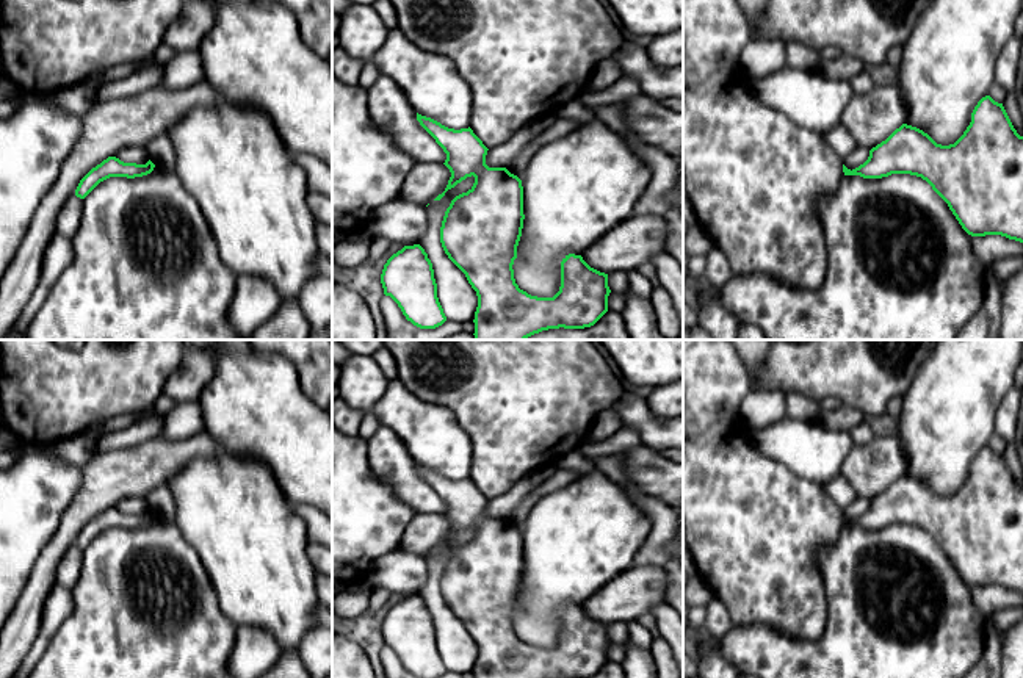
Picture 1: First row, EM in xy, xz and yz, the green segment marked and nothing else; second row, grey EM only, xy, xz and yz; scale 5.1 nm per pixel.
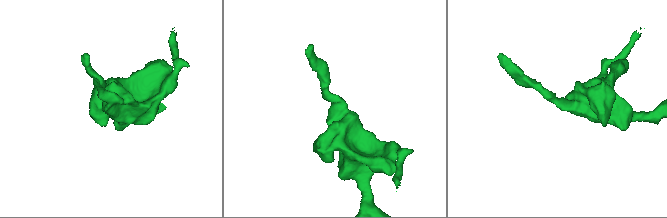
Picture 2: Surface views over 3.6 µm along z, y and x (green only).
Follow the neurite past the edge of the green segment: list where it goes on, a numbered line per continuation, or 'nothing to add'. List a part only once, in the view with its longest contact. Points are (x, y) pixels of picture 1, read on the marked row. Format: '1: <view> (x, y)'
nothing to add

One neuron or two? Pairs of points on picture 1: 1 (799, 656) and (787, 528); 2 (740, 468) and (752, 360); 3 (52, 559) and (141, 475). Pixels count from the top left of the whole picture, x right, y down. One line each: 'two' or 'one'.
1: two
2: two
3: one

